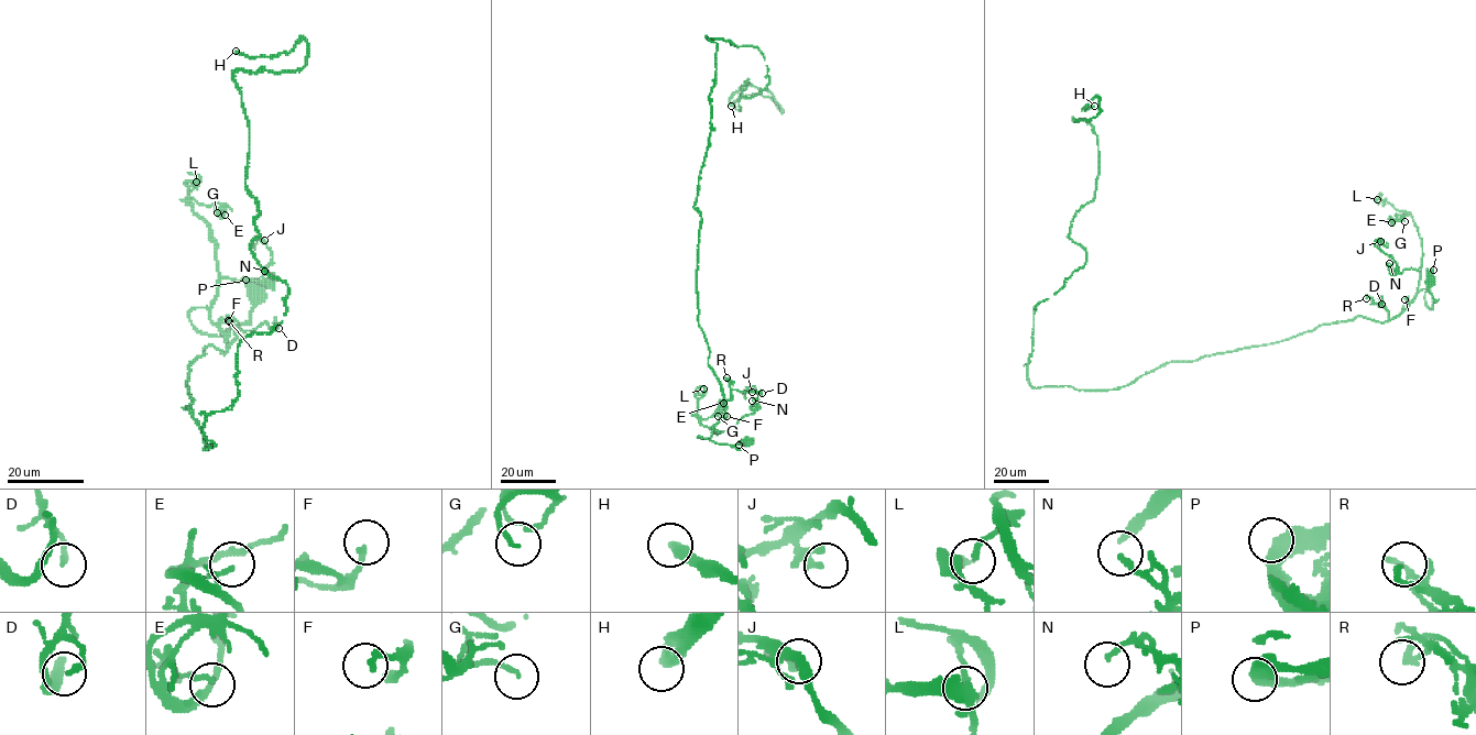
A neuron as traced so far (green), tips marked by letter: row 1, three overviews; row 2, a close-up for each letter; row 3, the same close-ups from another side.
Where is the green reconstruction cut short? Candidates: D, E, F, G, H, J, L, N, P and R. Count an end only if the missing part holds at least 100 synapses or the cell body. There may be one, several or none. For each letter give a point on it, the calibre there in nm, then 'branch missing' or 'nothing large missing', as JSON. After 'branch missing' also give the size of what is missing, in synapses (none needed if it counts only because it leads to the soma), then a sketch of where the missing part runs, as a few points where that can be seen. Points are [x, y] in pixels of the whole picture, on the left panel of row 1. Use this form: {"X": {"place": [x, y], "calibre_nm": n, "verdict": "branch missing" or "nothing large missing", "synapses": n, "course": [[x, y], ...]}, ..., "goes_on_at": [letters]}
{"D": {"place": [279, 328], "calibre_nm": 160, "verdict": "nothing large missing"}, "E": {"place": [225, 215], "calibre_nm": 150, "verdict": "nothing large missing"}, "F": {"place": [229, 321], "calibre_nm": 200, "verdict": "nothing large missing"}, "G": {"place": [217, 212], "calibre_nm": 120, "verdict": "nothing large missing"}, "H": {"place": [236, 51], "calibre_nm": 400, "verdict": "nothing large missing"}, "J": {"place": [264, 240], "calibre_nm": 130, "verdict": "nothing large missing"}, "L": {"place": [196, 182], "calibre_nm": 160, "verdict": "nothing large missing"}, "N": {"place": [264, 271], "calibre_nm": 160, "verdict": "nothing large missing"}, "P": {"place": [246, 280], "calibre_nm": 360, "verdict": "nothing large missing"}, "R": {"place": [228, 320], "calibre_nm": 220, "verdict": "nothing large missing"}, "goes_on_at": []}

